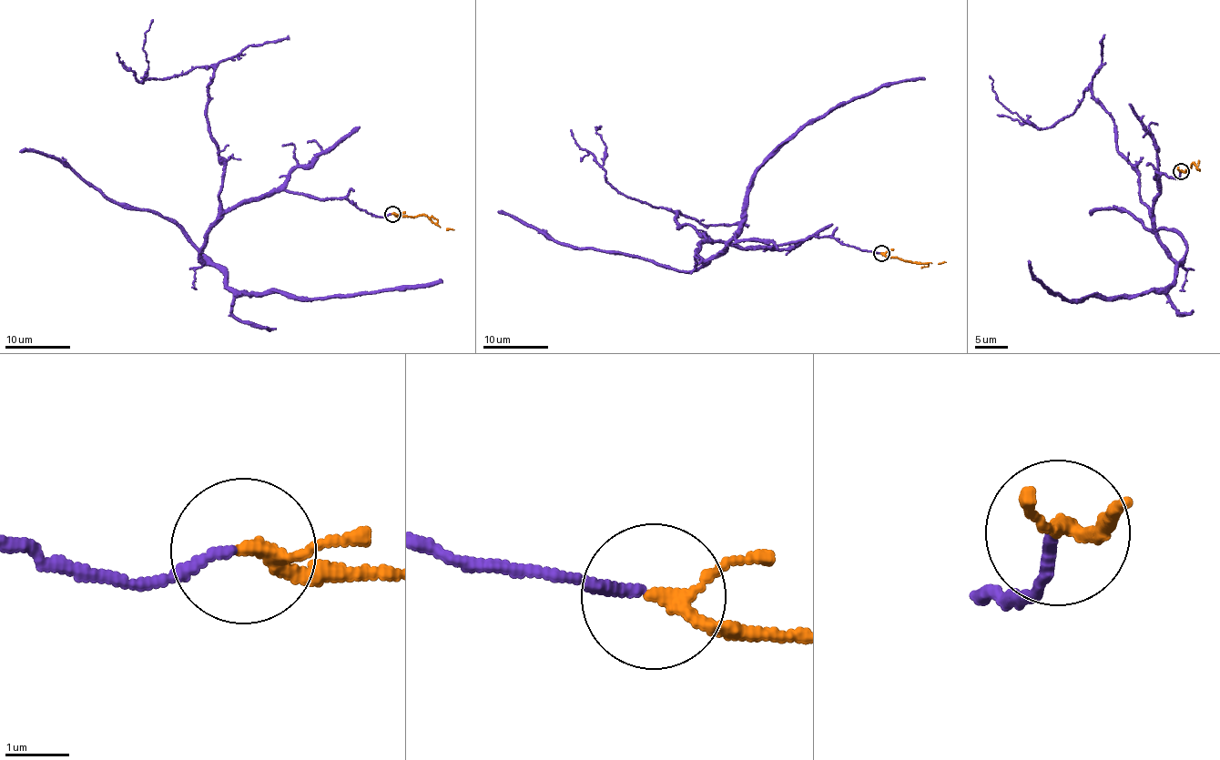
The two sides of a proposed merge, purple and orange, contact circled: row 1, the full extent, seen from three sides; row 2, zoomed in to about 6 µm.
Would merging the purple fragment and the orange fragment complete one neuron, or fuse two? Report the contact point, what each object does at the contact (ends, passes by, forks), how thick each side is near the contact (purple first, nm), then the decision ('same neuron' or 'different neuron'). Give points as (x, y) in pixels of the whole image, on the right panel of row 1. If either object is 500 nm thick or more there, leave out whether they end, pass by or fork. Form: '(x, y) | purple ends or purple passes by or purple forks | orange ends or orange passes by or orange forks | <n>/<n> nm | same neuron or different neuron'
(1181, 171) | purple ends | orange passes by | 150/170 nm | same neuron

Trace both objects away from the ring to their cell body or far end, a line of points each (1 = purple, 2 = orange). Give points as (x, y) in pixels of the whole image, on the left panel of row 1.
1: (391, 213), (269, 190), (226, 213), (200, 254), (249, 294), (281, 289), (308, 299), (442, 280)
2: (392, 213), (412, 217), (427, 215), (440, 227), (454, 230)

